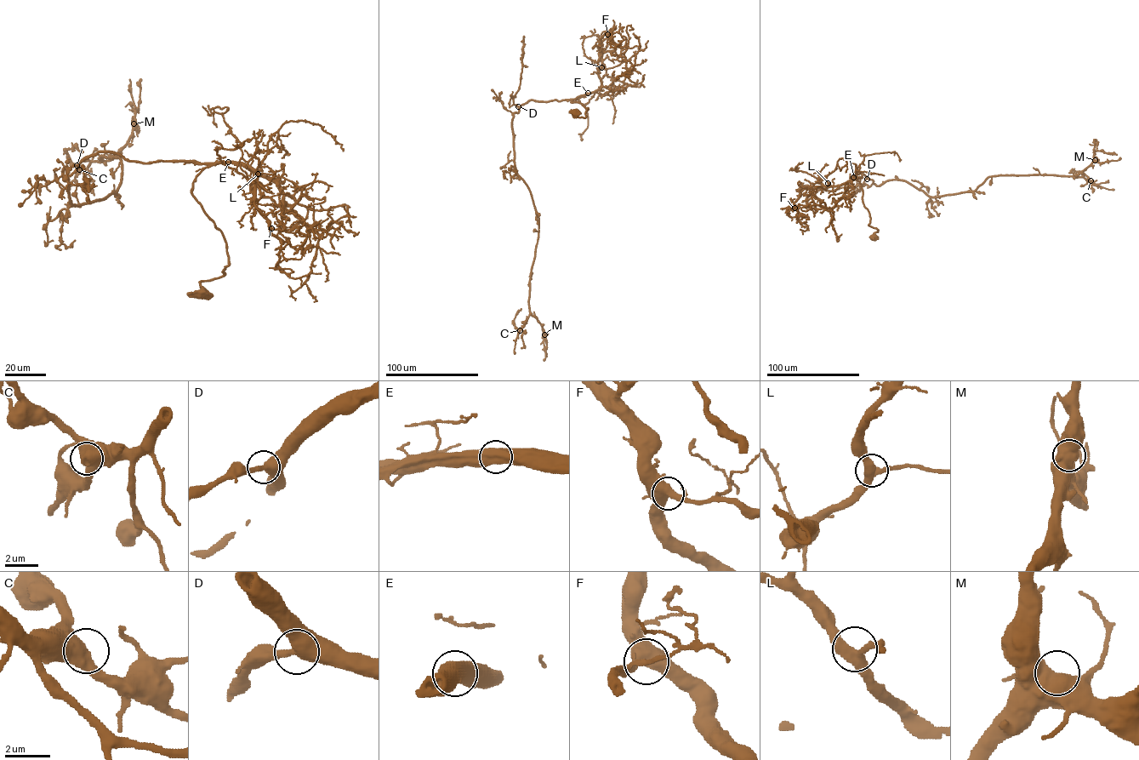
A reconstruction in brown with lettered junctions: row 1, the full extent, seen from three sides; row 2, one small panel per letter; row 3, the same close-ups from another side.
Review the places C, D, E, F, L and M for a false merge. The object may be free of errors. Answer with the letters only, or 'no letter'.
no letter

